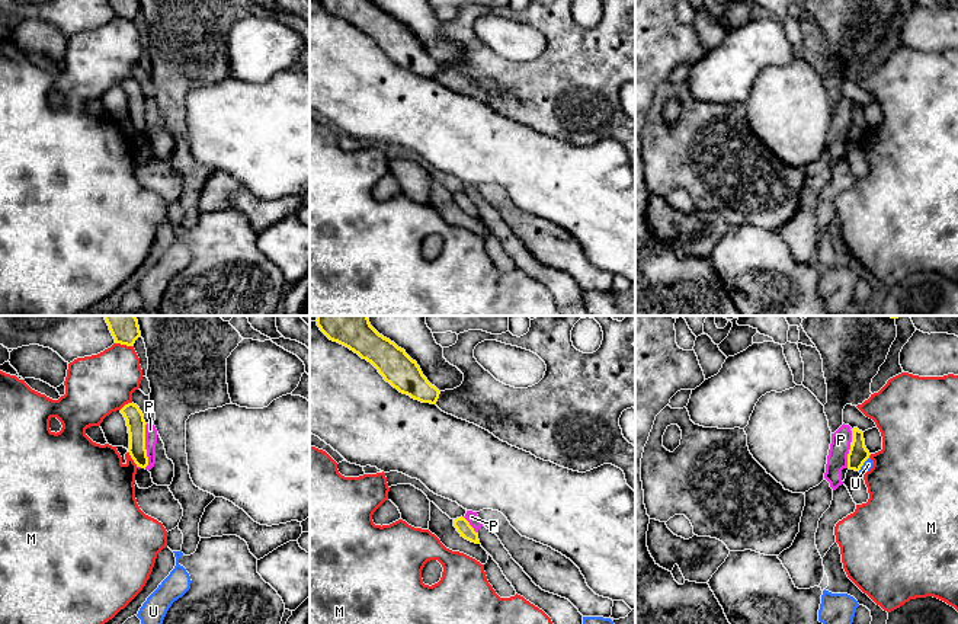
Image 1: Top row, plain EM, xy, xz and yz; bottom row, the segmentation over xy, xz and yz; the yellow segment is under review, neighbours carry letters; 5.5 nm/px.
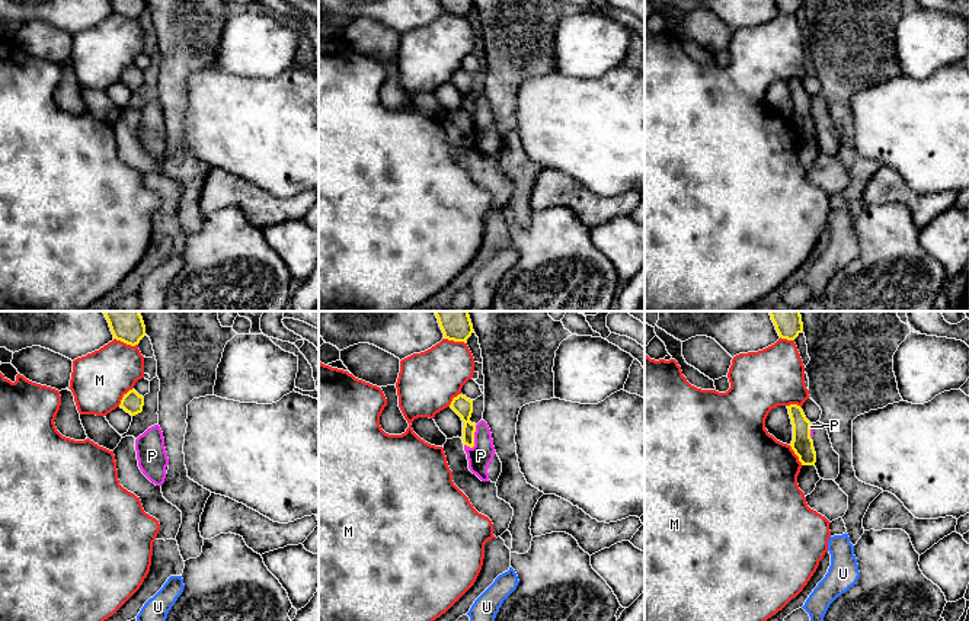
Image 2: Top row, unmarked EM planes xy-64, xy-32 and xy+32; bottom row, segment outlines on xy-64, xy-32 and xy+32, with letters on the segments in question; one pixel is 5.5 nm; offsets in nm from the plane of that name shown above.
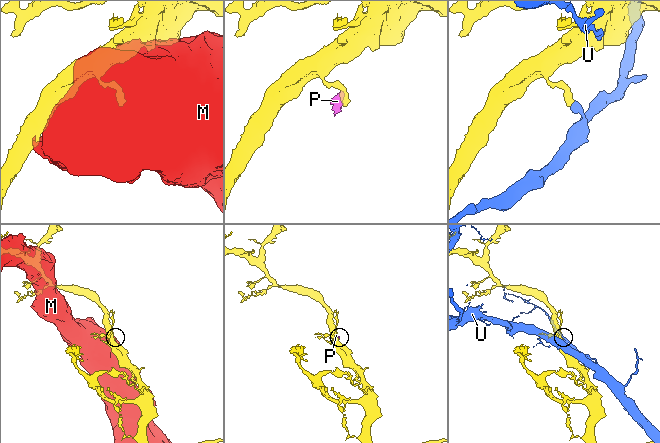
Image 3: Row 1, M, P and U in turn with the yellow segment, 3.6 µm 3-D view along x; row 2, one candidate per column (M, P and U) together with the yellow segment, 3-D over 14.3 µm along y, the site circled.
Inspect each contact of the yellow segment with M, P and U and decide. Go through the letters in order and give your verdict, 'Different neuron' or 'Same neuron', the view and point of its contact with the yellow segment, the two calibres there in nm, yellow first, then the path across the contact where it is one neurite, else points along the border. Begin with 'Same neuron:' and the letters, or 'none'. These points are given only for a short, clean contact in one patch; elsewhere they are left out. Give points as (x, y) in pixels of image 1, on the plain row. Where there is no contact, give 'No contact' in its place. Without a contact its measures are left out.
Same neuron: none
M: Different neuron. Touches yellow at xy (124, 18). Thickness 110 nm (yellow) against 320 nm
P: Different neuron. Touches yellow at xy (144, 120). Thickness 100 nm (yellow) against 60 nm. Boundary: xy (147, 98), (147, 138), (144, 141)
U: Different neuron. Touches yellow at yz (862, 138). Thickness 110 nm (yellow) against 50 nm

